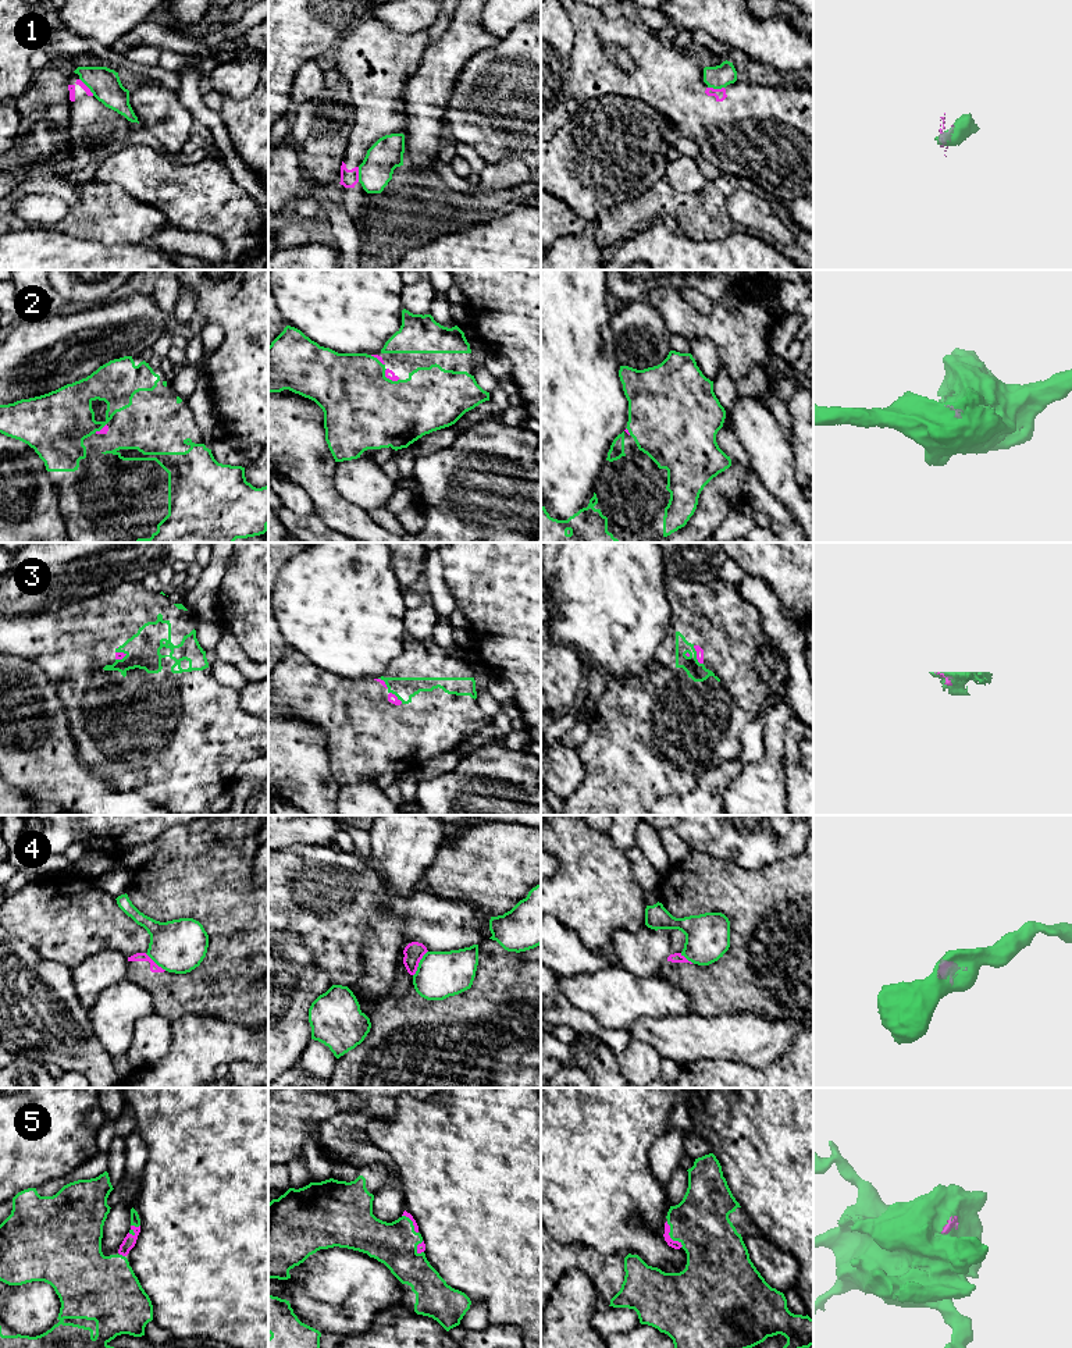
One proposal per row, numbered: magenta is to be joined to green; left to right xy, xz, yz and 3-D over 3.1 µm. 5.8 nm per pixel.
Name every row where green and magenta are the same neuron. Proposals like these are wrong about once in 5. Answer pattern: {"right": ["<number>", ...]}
{"right": ["2", "3", "5"]}

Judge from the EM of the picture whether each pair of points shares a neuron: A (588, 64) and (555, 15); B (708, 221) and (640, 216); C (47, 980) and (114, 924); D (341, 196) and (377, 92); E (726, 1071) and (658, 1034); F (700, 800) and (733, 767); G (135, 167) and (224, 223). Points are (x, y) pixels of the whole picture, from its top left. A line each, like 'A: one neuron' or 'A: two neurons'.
A: two neurons
B: one neuron
C: two neurons
D: one neuron
E: two neurons
F: one neuron
G: one neuron

